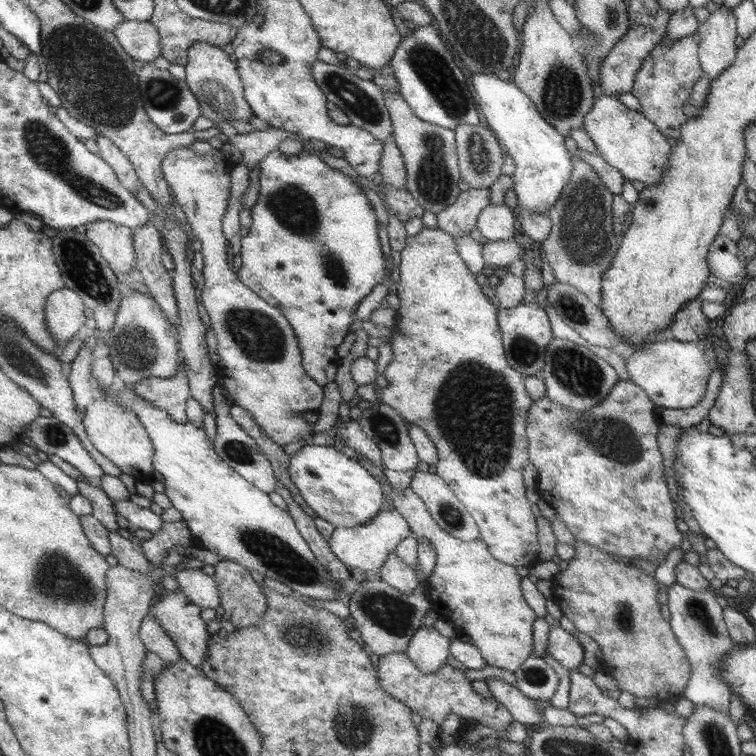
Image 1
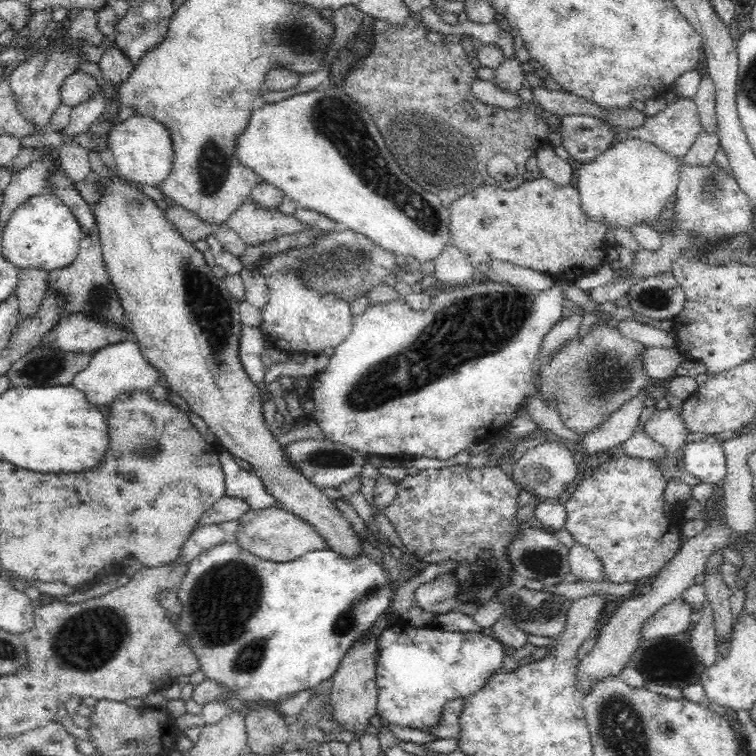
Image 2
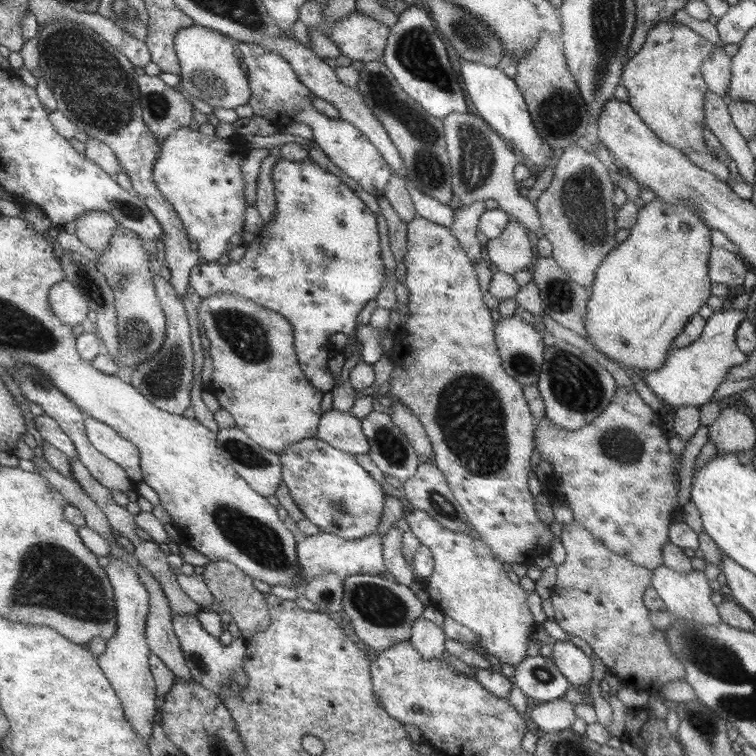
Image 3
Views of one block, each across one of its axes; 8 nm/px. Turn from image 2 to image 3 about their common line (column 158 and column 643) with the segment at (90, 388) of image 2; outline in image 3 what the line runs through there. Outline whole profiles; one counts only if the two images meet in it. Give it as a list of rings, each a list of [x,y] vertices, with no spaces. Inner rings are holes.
[[[731,308],[713,313],[706,319],[705,327],[697,340],[683,348],[670,350],[669,358],[661,368],[639,372],[641,380],[668,409],[679,406],[701,407],[707,404],[716,388],[726,380],[727,371],[748,359],[736,346],[736,331],[746,319],[745,312],[746,310]]]

